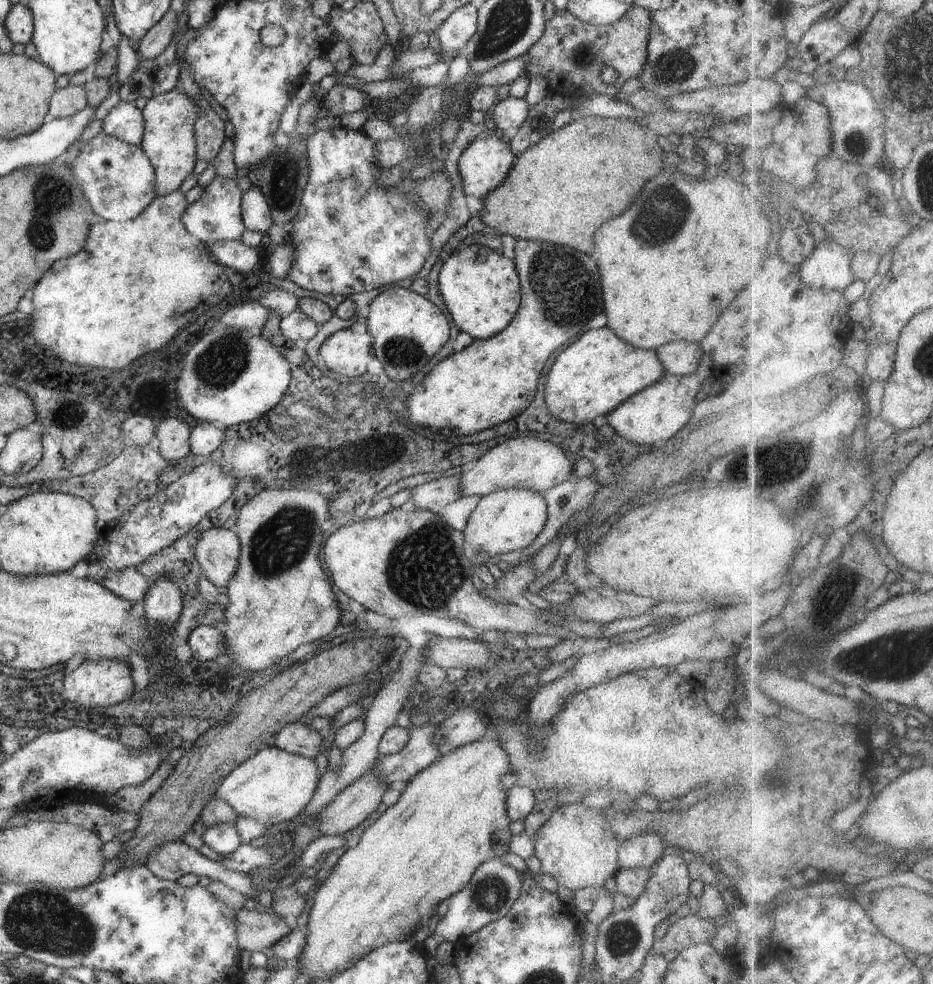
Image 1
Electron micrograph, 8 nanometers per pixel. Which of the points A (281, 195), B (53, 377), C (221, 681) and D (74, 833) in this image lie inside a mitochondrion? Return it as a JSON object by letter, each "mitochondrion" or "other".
{"A":"mitochondrion","B":"other","C":"other","D":"other"}

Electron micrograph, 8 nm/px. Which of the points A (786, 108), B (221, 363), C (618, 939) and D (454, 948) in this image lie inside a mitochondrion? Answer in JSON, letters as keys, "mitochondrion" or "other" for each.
{"A":"other","B":"mitochondrion","C":"mitochondrion","D":"other"}

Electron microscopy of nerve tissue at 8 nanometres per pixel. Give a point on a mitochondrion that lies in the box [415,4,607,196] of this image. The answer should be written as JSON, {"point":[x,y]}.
{"point":[579,55]}

